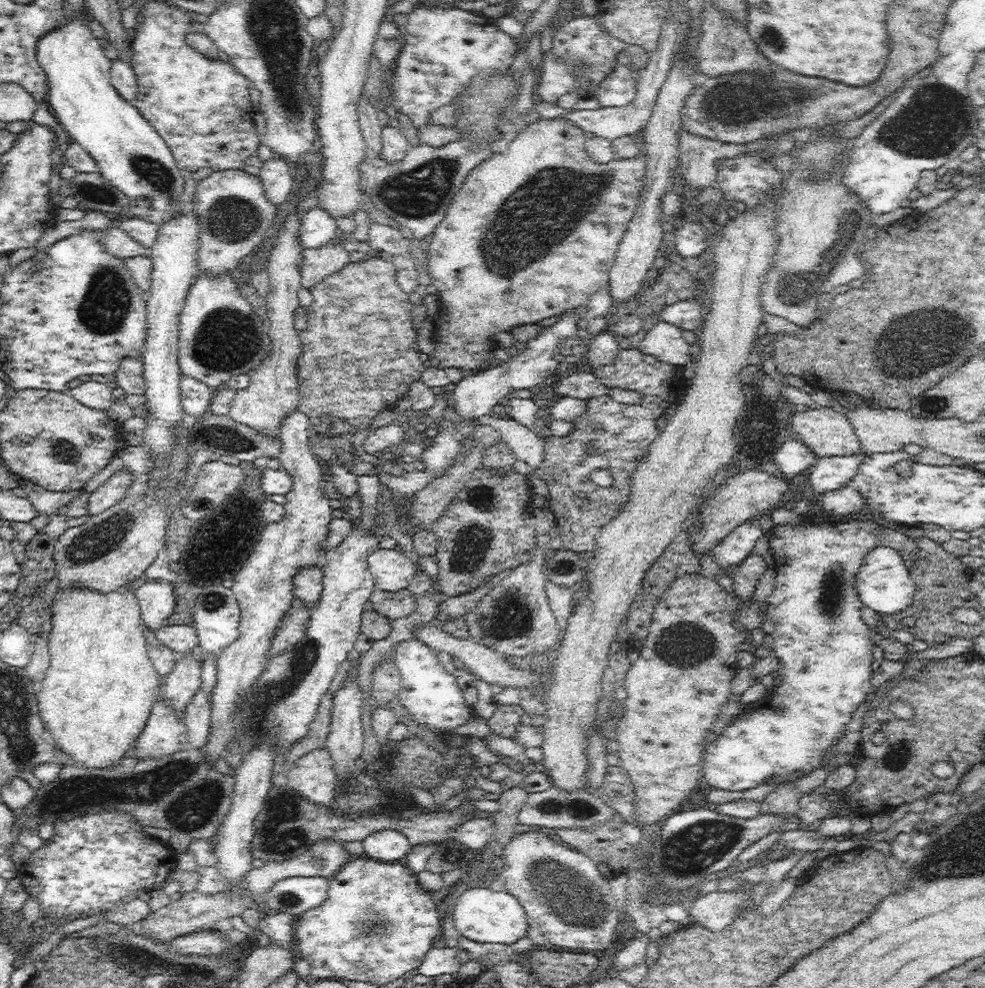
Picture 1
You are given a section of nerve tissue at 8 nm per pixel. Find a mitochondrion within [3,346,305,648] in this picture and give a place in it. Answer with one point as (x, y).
(93, 543)

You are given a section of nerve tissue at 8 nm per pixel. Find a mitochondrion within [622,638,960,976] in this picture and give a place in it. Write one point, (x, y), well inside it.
(696, 847)

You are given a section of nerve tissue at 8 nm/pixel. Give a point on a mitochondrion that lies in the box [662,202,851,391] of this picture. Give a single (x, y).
(797, 285)

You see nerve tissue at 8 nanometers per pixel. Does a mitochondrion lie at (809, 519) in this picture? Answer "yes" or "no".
no

